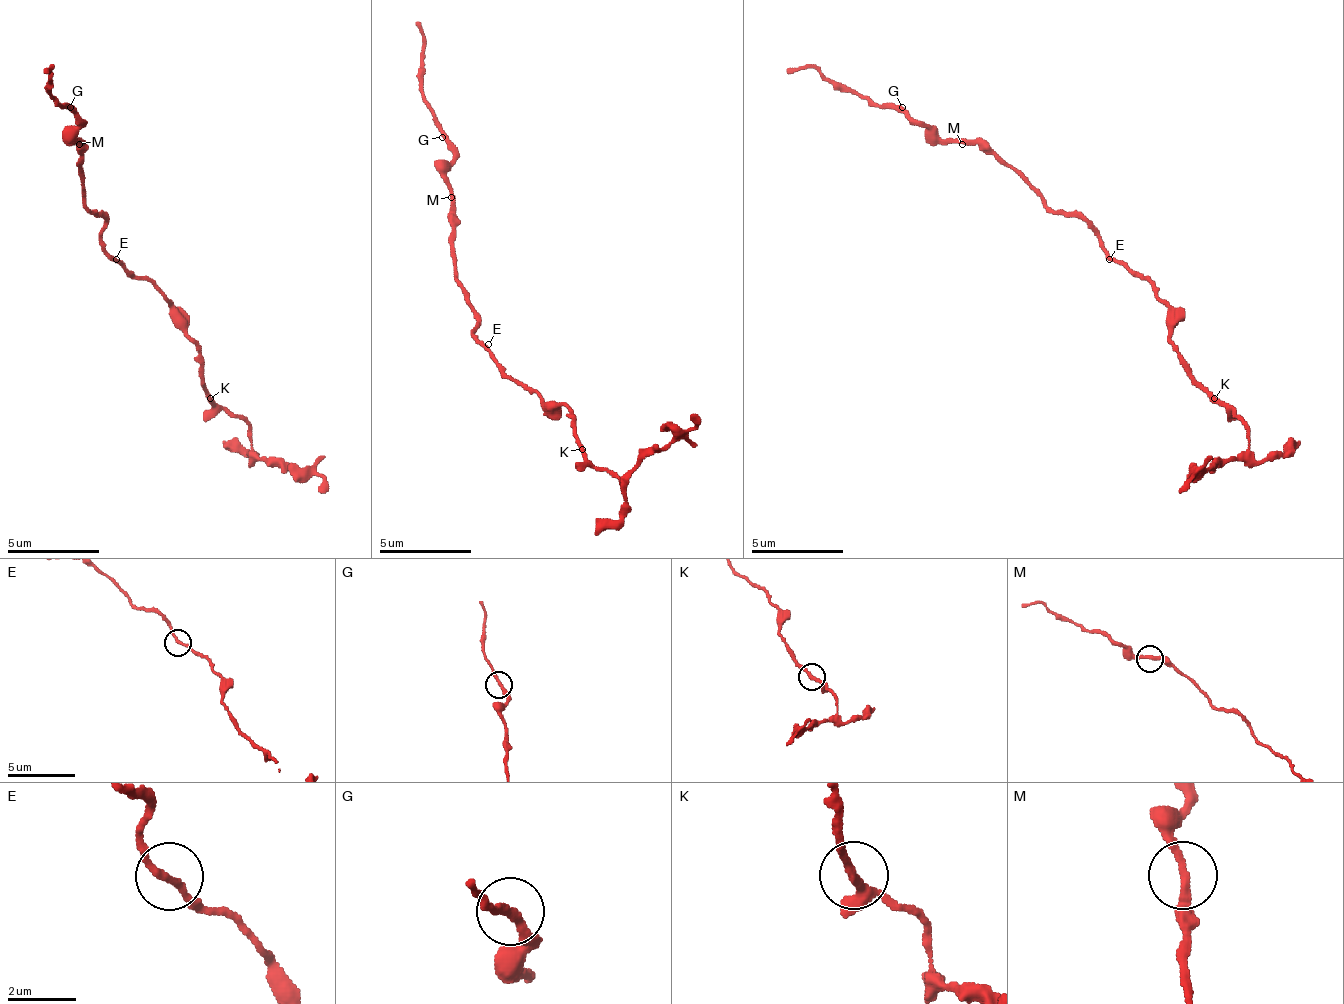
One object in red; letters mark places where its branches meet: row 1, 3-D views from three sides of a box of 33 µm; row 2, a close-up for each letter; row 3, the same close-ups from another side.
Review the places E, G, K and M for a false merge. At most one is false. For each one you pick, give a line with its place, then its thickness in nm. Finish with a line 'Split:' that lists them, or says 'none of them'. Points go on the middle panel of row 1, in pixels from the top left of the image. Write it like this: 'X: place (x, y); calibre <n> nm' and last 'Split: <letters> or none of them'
K: place (582, 449); calibre 240 nm
Split: K

